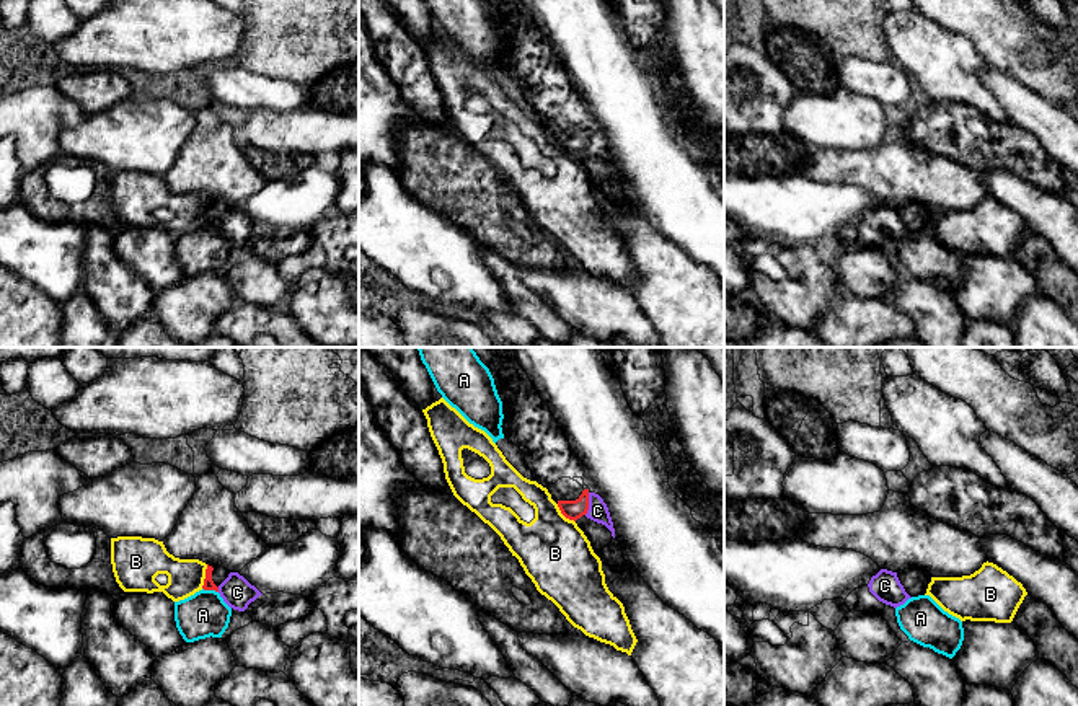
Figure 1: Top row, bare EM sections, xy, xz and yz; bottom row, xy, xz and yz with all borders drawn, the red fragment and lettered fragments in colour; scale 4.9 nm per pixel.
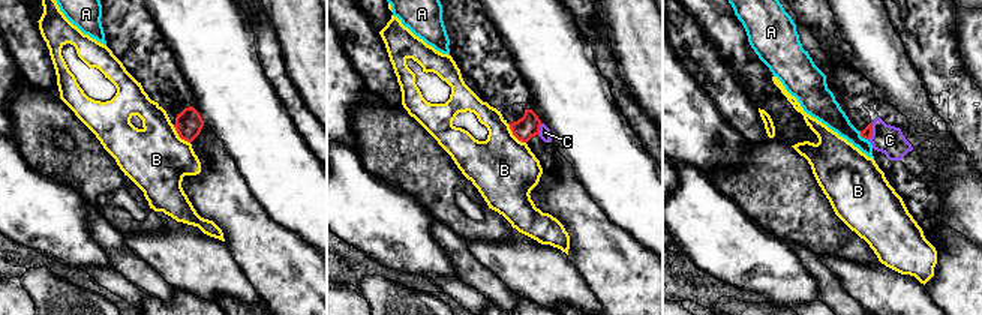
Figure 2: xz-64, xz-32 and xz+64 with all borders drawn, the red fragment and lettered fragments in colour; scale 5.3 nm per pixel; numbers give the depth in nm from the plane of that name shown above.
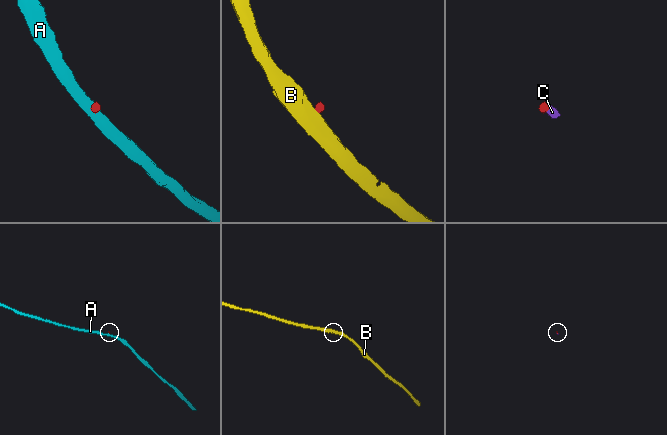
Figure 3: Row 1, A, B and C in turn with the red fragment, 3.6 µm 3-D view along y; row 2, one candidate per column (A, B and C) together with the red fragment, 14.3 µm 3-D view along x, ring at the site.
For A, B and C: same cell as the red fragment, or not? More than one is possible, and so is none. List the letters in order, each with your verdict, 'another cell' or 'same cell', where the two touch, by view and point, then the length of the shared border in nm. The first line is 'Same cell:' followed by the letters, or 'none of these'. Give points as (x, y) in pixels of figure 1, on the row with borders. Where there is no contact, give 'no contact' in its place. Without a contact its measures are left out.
Same cell: C
A: another cell; meets red in xy at (211, 589); contact 80 nm long
B: another cell; meets red in xy at (206, 576); contact 120 nm long
C: same cell; meets red in xz at (587, 504); contact 110 nm long

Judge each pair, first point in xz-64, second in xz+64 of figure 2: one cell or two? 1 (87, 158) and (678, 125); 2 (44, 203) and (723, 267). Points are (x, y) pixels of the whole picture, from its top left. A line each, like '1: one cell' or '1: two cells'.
1: two cells
2: one cell

